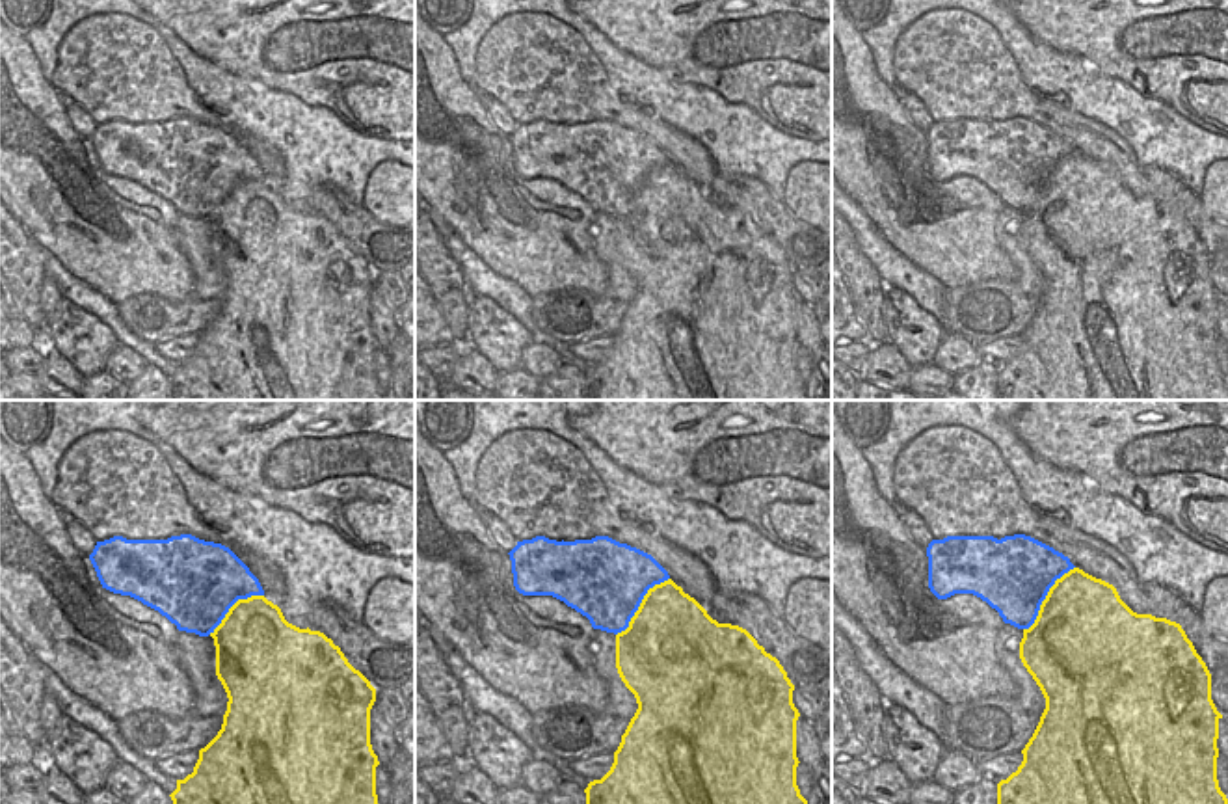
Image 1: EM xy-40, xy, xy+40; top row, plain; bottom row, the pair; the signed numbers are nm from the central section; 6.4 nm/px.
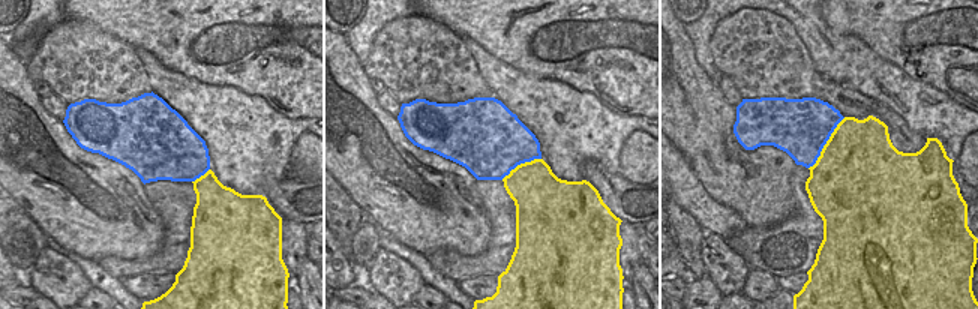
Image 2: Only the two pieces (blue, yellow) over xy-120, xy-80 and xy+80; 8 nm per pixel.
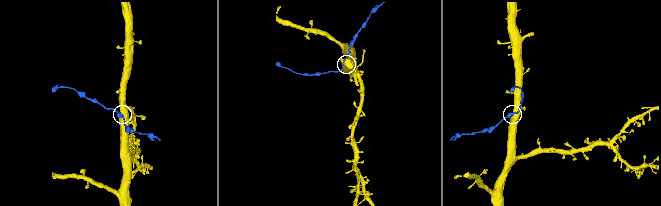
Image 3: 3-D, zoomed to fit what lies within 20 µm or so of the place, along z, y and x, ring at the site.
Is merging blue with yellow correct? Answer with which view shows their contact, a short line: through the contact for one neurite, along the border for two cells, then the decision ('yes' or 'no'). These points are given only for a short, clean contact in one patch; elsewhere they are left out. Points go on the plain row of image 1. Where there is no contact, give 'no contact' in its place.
meets blue in xy+40; no

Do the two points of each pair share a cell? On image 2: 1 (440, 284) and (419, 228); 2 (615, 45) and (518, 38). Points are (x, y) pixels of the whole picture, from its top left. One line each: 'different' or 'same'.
1: different
2: same

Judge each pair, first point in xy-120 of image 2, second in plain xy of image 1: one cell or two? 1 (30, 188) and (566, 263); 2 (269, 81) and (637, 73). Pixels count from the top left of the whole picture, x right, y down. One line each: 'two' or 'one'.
1: one
2: two

